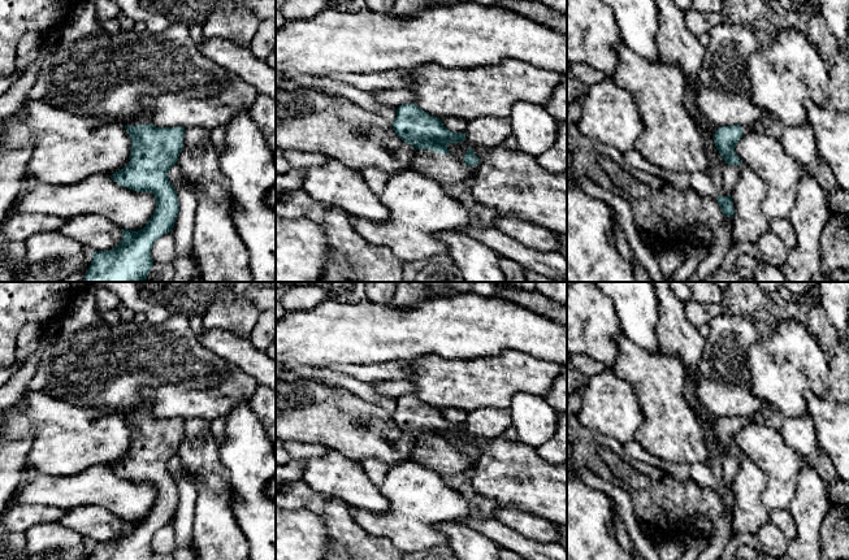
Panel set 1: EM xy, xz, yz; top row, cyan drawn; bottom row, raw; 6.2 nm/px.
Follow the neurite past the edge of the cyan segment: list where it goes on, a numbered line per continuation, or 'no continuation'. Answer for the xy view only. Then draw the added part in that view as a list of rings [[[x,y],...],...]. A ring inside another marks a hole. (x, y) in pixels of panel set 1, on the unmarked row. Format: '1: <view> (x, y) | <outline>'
1: xy (144, 409) | [[[148,390],[143,391],[143,403],[129,412],[118,412],[122,416],[129,416],[129,417],[137,417],[137,416],[150,416],[151,414],[151,392]]]

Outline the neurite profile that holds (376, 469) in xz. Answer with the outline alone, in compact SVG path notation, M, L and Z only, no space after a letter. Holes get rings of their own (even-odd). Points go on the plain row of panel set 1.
M363 459L359 461L369 479L380 486L390 469L390 464L377 459Z

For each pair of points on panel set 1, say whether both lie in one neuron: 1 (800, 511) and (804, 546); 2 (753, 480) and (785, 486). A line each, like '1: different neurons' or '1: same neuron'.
1: same neuron
2: different neurons

